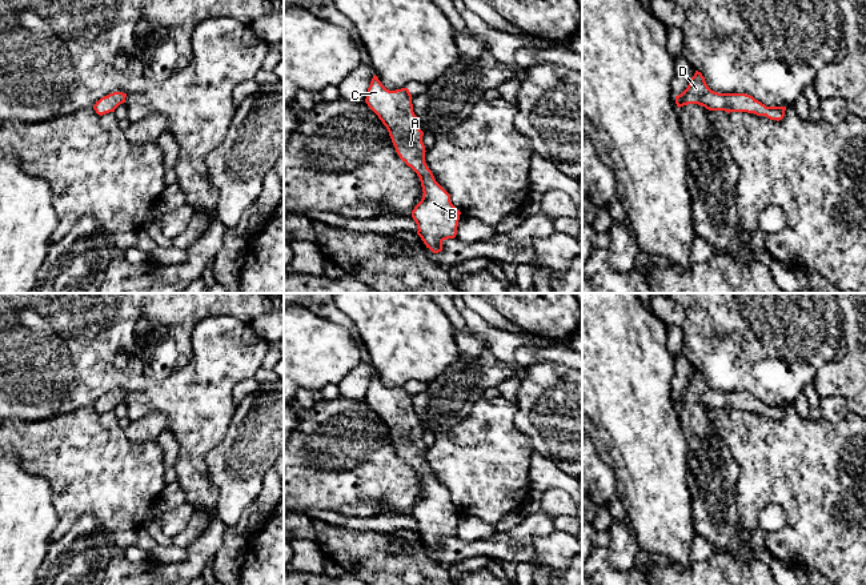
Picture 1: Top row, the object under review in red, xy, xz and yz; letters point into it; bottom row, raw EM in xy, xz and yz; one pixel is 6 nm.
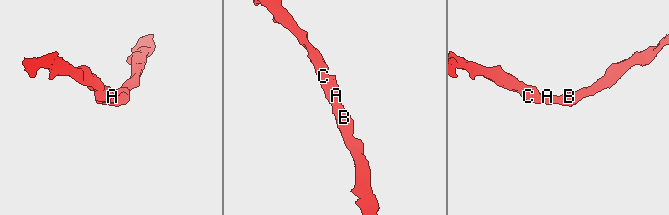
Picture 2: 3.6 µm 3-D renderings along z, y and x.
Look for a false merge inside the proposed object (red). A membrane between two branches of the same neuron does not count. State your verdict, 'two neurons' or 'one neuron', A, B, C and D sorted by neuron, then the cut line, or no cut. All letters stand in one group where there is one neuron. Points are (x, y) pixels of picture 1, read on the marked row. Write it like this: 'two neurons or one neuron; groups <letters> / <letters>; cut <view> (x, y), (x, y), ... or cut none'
one neuron; groups A B C D; cut none

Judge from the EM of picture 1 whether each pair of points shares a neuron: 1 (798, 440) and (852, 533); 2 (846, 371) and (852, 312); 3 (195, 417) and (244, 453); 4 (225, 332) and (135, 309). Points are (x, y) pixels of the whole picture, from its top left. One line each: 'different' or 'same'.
1: same
2: same
3: different
4: different

